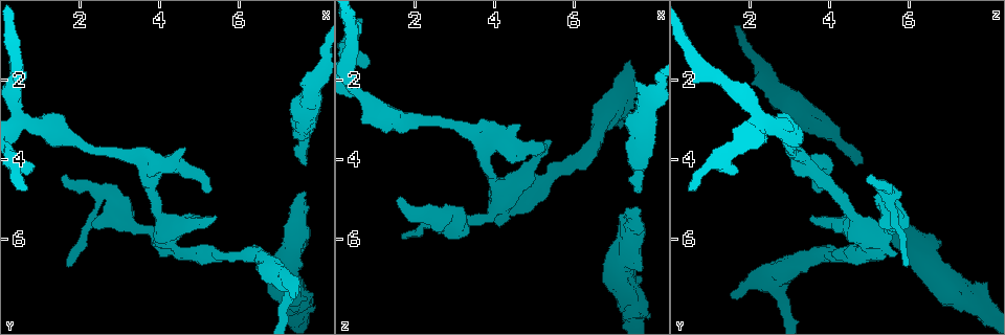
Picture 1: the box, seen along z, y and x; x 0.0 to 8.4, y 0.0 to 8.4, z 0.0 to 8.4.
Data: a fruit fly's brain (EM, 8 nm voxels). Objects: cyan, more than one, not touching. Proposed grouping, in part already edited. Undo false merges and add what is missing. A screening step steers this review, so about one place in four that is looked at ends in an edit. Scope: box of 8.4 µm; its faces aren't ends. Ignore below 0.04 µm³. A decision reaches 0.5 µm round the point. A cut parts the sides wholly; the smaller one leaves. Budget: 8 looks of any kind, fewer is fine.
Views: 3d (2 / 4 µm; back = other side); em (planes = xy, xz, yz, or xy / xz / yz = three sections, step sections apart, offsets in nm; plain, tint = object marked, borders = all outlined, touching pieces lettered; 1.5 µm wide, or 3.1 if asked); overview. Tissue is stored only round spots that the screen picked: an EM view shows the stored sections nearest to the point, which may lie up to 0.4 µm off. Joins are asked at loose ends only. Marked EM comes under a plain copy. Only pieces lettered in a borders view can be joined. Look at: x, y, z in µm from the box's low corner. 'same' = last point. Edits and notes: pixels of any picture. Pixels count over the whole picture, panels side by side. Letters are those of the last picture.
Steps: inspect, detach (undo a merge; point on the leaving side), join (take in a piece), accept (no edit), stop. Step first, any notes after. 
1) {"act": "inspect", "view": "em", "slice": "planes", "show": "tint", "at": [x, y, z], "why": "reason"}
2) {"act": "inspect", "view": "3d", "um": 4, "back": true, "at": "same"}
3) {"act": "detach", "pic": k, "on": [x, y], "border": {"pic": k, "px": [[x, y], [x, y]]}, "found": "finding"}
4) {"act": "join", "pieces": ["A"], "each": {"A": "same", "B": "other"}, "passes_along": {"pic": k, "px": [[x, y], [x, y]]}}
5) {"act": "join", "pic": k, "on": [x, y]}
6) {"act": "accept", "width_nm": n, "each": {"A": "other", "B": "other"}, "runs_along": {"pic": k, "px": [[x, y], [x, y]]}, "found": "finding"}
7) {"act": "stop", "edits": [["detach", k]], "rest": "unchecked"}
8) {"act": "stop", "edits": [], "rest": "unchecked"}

{"act": "inspect", "view": "em", "slice": "xz", "step": 8, "show": "borders", "at": [7.45, 7.40, 1.50], "why": "free end"}

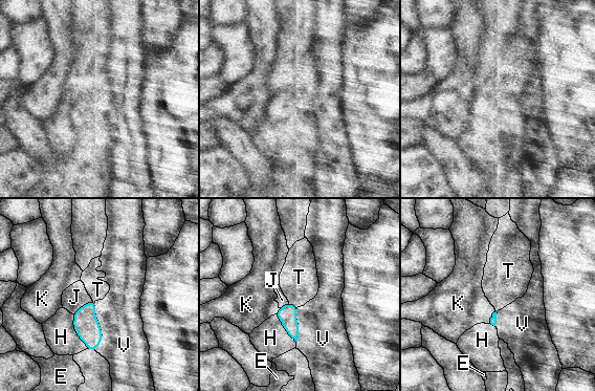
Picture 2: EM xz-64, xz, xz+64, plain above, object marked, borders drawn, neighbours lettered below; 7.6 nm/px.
{"act": "inspect", "view": "em", "slice": "planes", "show": "borders", "at": "same", "why": "another direction"}

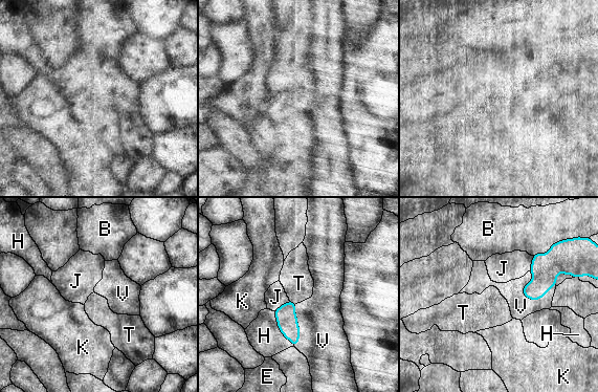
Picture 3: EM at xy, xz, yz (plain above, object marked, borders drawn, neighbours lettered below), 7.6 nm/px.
{"act": "join", "pieces": ["T"], "each": {"B": "other", "E": "other", "H": "other", "J": "other", "K": "other", "T": "same", "V": "other"}, "found": "it goes on there"}

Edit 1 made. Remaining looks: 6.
{"act": "inspect", "view": "em", "slice": "xz", "step": 8, "show": "borders", "at": [1.70, 6.65, 5.95], "why": "free end"}

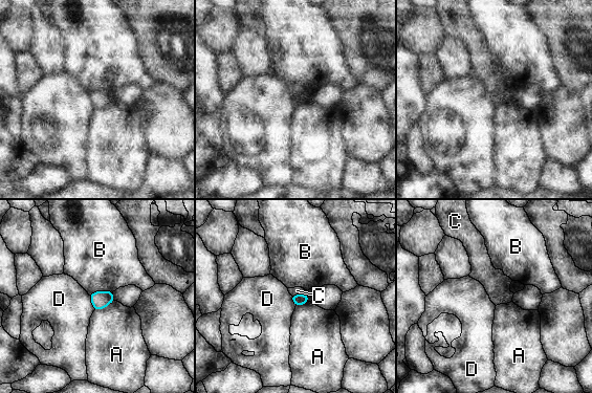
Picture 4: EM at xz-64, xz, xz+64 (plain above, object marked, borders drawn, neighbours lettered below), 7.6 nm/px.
{"act": "accept", "each": {"A": "other", "B": "other", "C": "other", "D": "other"}, "border": {"pic": 4, "px": [[89, 296], [94, 309]]}, "found": "none of them fits"}

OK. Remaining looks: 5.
{"act": "inspect", "view": "em", "slice": "planes", "show": "tint", "at": [7.70, 6.15, 6.80], "why": "free end"}

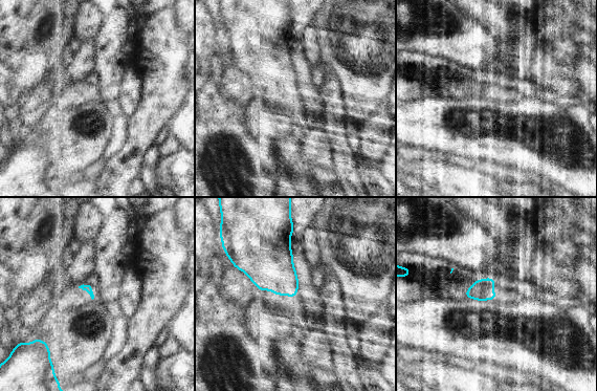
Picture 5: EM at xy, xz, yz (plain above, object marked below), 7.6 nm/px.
{"act": "inspect", "view": "em", "slice": "planes", "show": "borders", "at": "same", "why": "see the neighbours"}

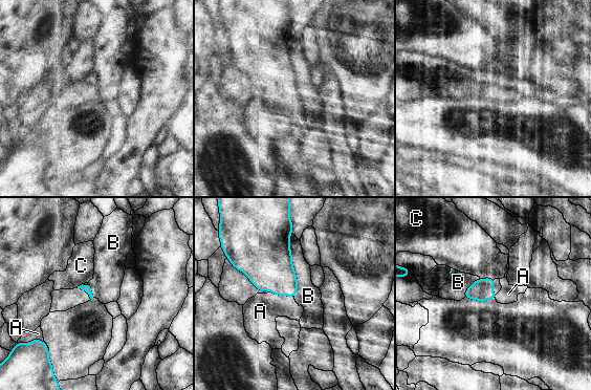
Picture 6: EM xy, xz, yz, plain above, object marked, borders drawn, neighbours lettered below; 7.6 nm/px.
{"act": "accept", "each": {"A": "other", "B": "other", "C": "other"}, "found": "none of them fits"}

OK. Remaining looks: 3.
{"act": "stop", "edits": [["join", 3]], "rest": "unchecked"}

